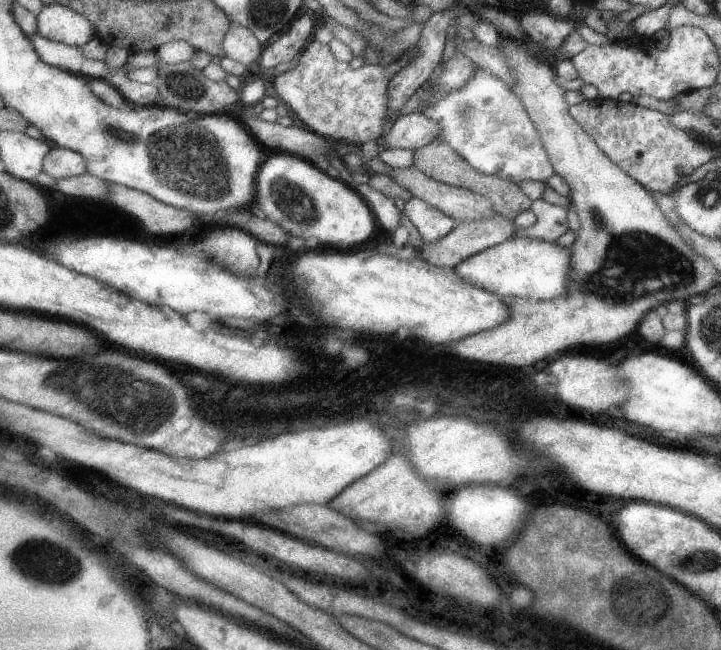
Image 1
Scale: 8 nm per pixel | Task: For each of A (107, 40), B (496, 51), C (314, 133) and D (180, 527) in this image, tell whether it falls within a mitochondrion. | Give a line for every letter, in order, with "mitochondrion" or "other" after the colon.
A: other
B: other
C: other
D: other

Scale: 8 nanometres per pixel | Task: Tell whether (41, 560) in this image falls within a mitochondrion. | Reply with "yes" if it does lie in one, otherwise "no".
yes

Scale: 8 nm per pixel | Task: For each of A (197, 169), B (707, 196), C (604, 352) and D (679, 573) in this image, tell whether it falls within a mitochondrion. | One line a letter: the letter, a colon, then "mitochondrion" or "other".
A: mitochondrion
B: mitochondrion
C: other
D: mitochondrion

